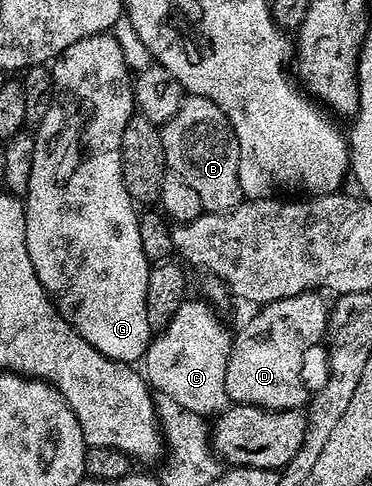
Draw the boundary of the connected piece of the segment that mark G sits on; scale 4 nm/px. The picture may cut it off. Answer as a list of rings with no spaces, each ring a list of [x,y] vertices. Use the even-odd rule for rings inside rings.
[[[109,32],[97,33],[91,37],[80,39],[72,43],[62,56],[57,58],[52,65],[53,97],[48,113],[36,127],[34,133],[34,154],[32,155],[32,179],[28,179],[28,191],[24,195],[26,206],[26,246],[28,255],[32,259],[32,267],[40,279],[46,292],[54,298],[55,304],[60,306],[61,313],[66,321],[69,321],[75,330],[92,347],[96,347],[106,358],[126,364],[139,362],[148,350],[152,340],[152,330],[148,323],[147,315],[147,287],[150,278],[152,262],[144,255],[144,247],[140,245],[140,227],[138,226],[139,210],[136,202],[130,198],[124,187],[124,175],[122,174],[122,140],[124,139],[124,127],[128,127],[128,119],[135,116],[134,83],[132,69],[126,66],[126,53],[116,38],[110,37]],[[66,298],[72,298],[68,305],[64,305]]]

